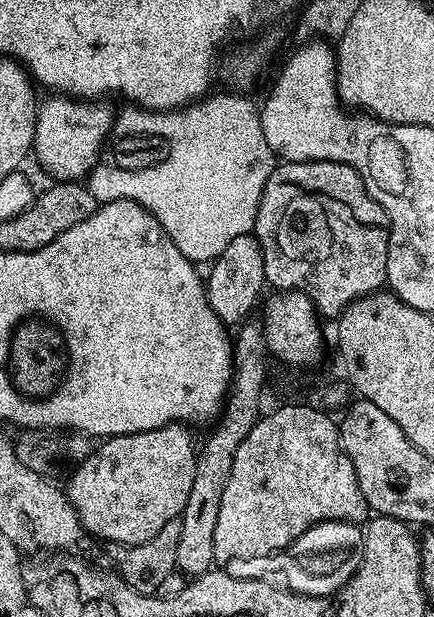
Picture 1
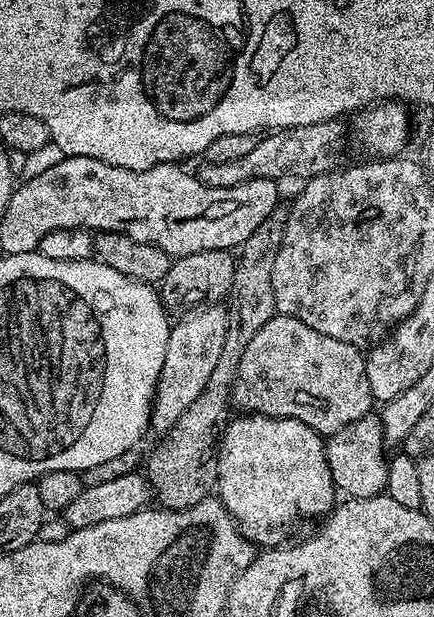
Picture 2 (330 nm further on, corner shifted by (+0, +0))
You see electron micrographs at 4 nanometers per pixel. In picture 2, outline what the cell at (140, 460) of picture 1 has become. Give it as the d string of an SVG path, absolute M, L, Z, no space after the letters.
M277 314L246 345L242 362L238 362L238 378L232 384L232 404L240 407L239 411L244 414L290 418L310 426L325 438L333 436L342 430L342 426L358 422L358 418L373 411L374 401L370 381L366 378L364 358L365 353L350 346L350 342L338 342L338 338L310 330L310 326L306 326L306 322L298 322L298 318Z

